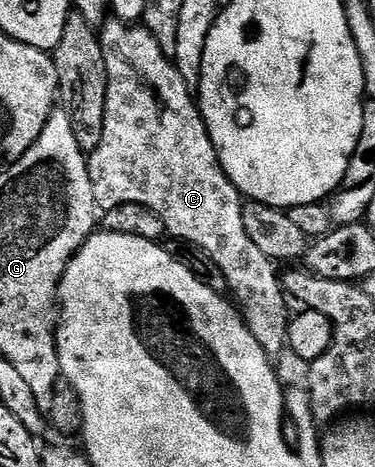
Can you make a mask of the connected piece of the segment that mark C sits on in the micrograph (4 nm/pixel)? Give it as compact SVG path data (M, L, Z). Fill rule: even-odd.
M110 19L100 30L100 40L108 91L104 135L100 135L100 147L88 155L95 206L105 211L124 203L140 203L140 207L148 207L148 211L160 215L171 238L178 238L206 252L223 272L229 292L240 306L242 320L246 322L248 331L252 331L256 343L264 347L267 357L277 358L277 353L288 345L286 327L292 316L291 310L286 310L288 294L282 288L279 270L274 270L277 269L275 262L257 249L256 243L248 239L248 231L244 231L244 198L228 179L216 155L216 147L208 135L202 112L198 110L195 94L188 83L184 83L184 75L180 75L178 66L164 55L160 43L156 43L144 27Z

